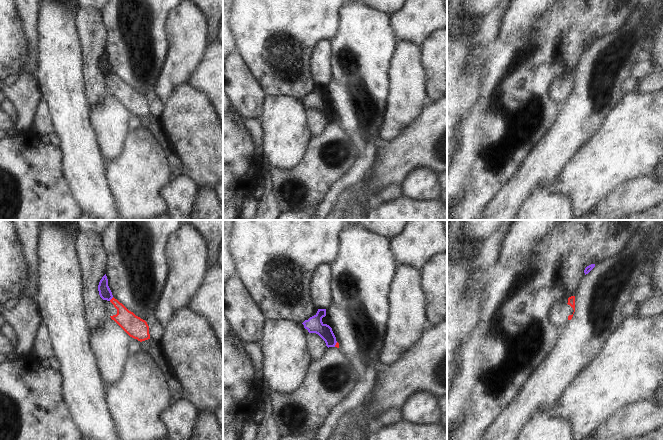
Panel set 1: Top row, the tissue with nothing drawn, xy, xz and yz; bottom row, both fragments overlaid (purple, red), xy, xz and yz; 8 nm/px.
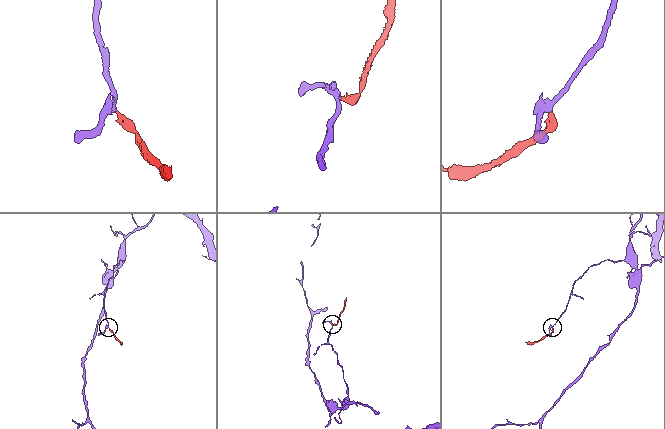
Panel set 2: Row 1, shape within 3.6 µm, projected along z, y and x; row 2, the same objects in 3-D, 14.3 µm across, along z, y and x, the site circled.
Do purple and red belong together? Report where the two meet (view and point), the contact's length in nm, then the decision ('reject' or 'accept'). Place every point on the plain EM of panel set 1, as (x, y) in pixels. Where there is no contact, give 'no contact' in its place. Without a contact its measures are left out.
xy (111, 74) | 50 nm | reject

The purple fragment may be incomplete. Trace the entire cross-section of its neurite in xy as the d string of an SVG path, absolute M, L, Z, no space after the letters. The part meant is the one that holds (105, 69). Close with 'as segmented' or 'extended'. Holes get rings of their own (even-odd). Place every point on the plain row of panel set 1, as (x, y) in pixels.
M106 50L102 53L98 61L99 71L103 76L110 77L113 74L112 68L108 62Z | as segmented

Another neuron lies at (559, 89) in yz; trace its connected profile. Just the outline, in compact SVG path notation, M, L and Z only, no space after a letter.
M571 72L556 79L552 83L549 89L549 95L555 102L563 104L572 95L574 88L575 72Z

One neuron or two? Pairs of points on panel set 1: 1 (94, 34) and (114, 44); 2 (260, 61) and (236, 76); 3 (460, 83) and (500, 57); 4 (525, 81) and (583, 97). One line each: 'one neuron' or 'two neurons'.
1: two neurons
2: two neurons
3: two neurons
4: two neurons

